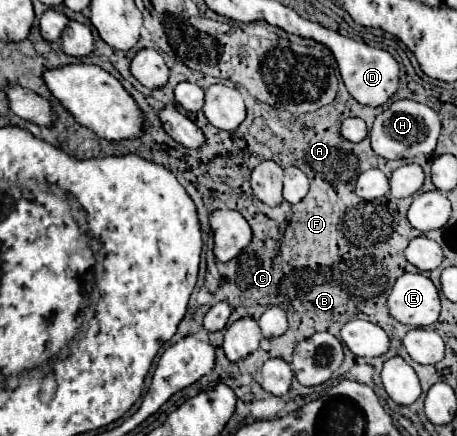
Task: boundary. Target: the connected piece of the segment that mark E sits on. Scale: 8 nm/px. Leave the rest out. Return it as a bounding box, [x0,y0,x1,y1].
[388,273,440,327]

